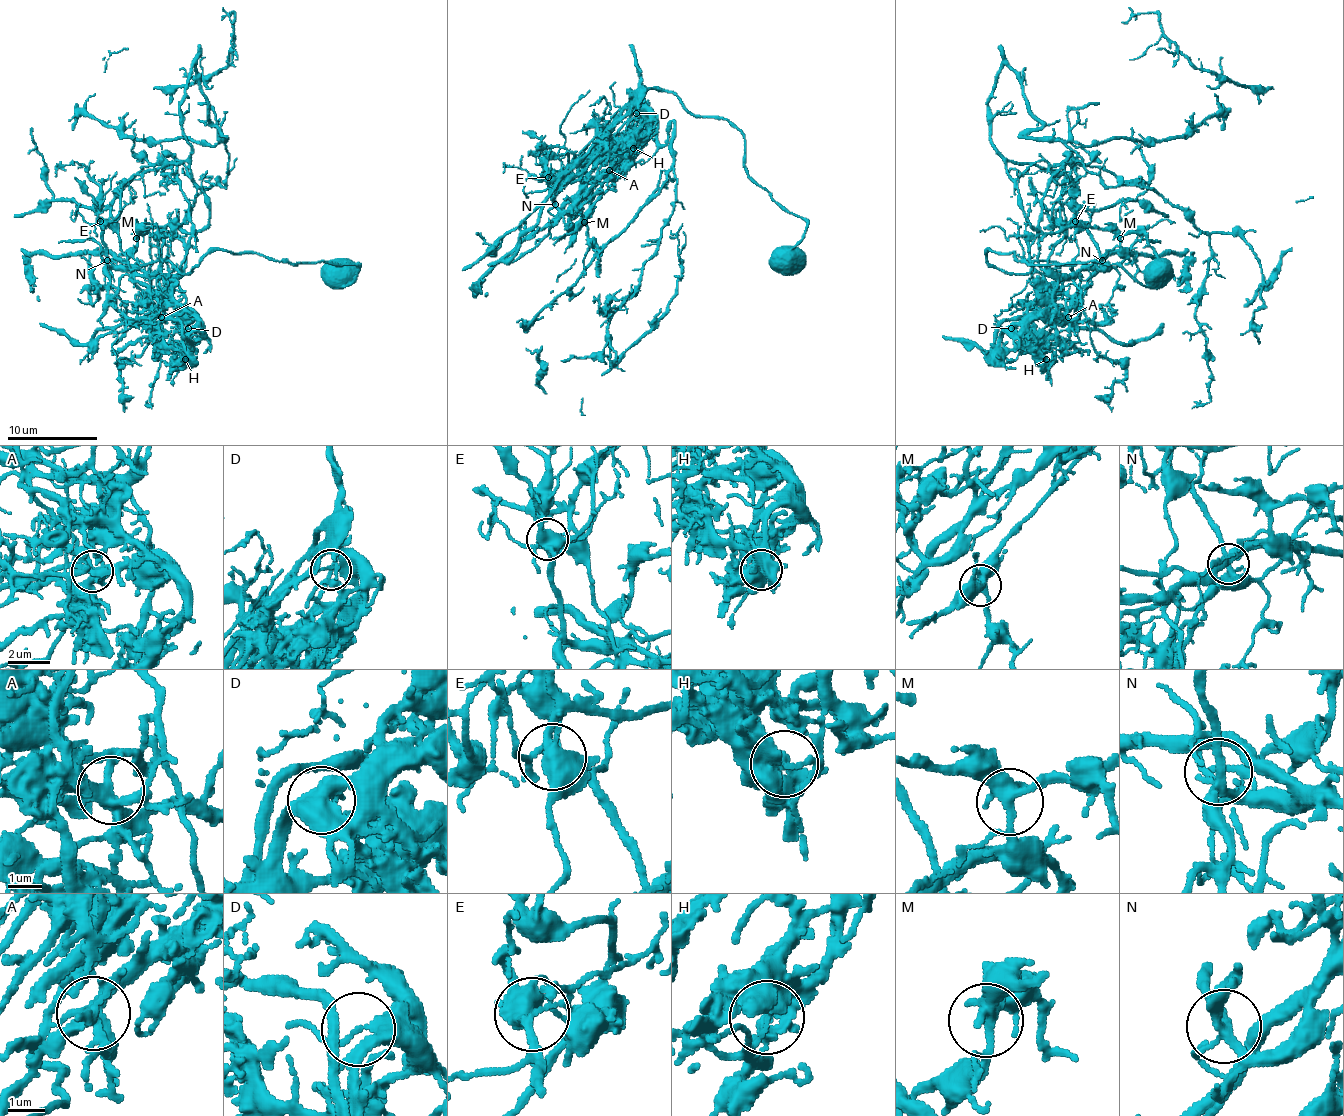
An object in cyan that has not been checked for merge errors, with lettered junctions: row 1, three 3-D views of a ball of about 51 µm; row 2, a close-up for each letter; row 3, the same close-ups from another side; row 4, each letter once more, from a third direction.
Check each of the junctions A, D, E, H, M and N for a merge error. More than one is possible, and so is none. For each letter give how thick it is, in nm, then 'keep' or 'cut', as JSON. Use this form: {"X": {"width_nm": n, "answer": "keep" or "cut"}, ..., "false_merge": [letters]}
{"A": {"width_nm": 360, "answer": "keep"}, "D": {"width_nm": 240, "answer": "keep"}, "E": {"width_nm": 170, "answer": "cut"}, "H": {"width_nm": 340, "answer": "cut"}, "M": {"width_nm": 320, "answer": "keep"}, "N": {"width_nm": 240, "answer": "keep"}, "false_merge": ["E", "H"]}

